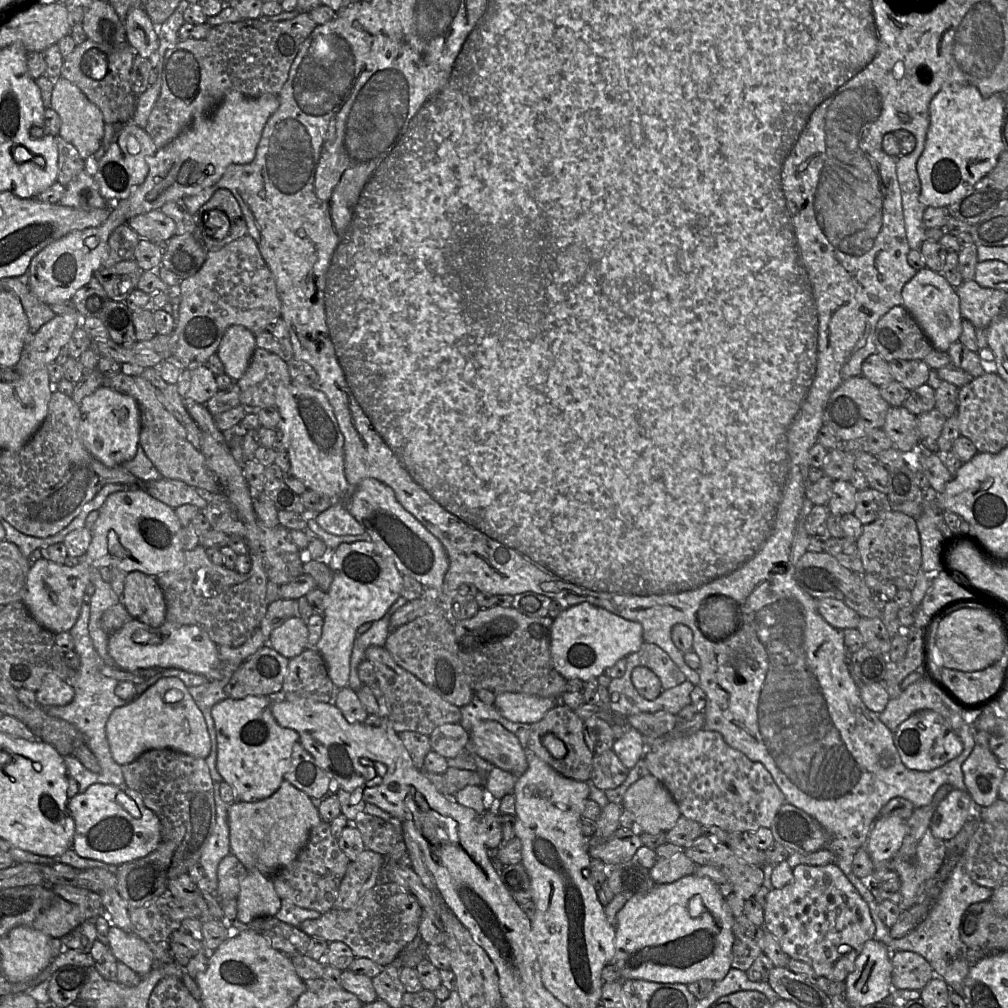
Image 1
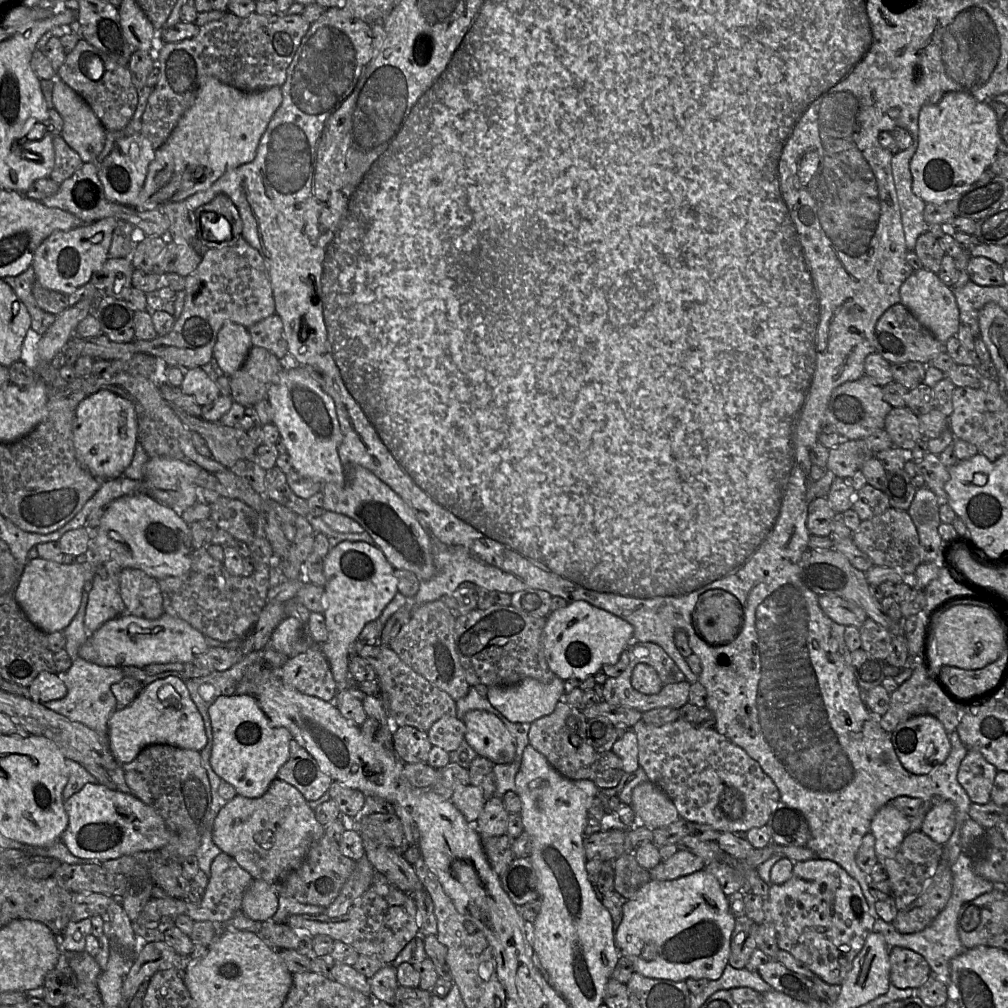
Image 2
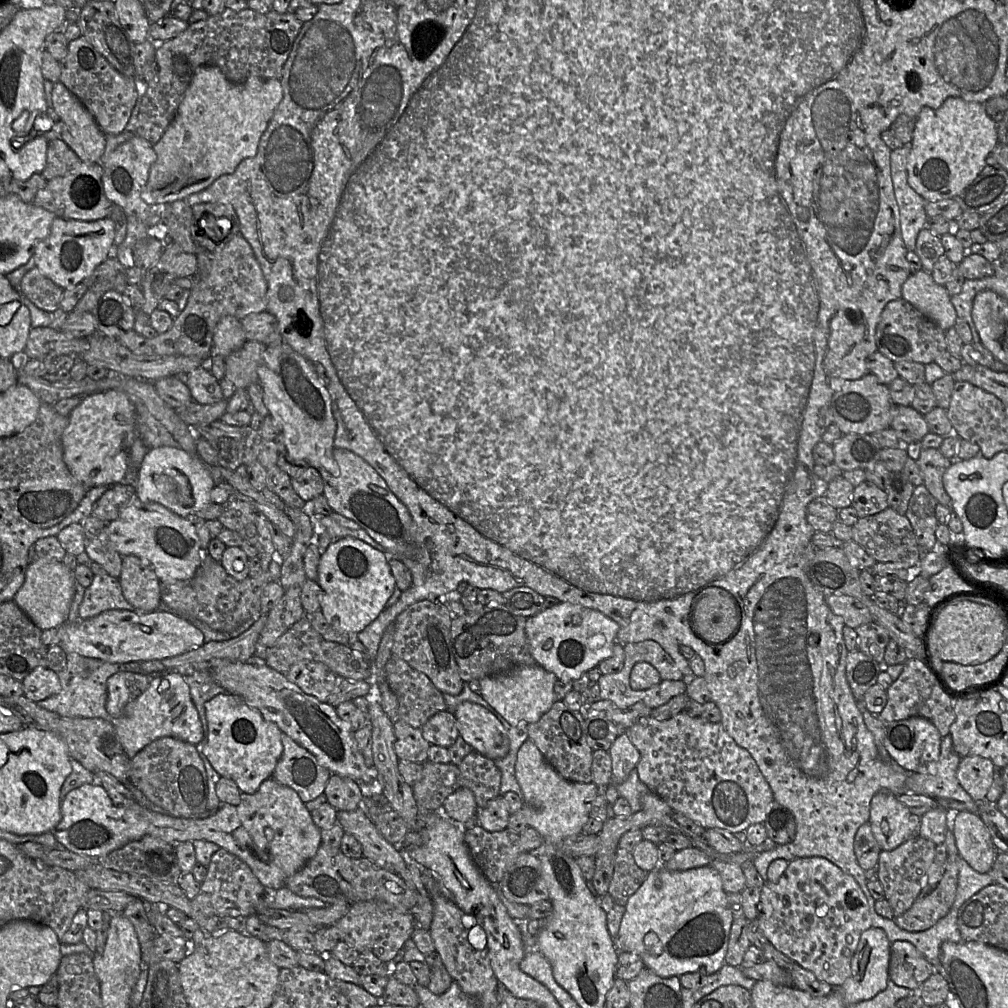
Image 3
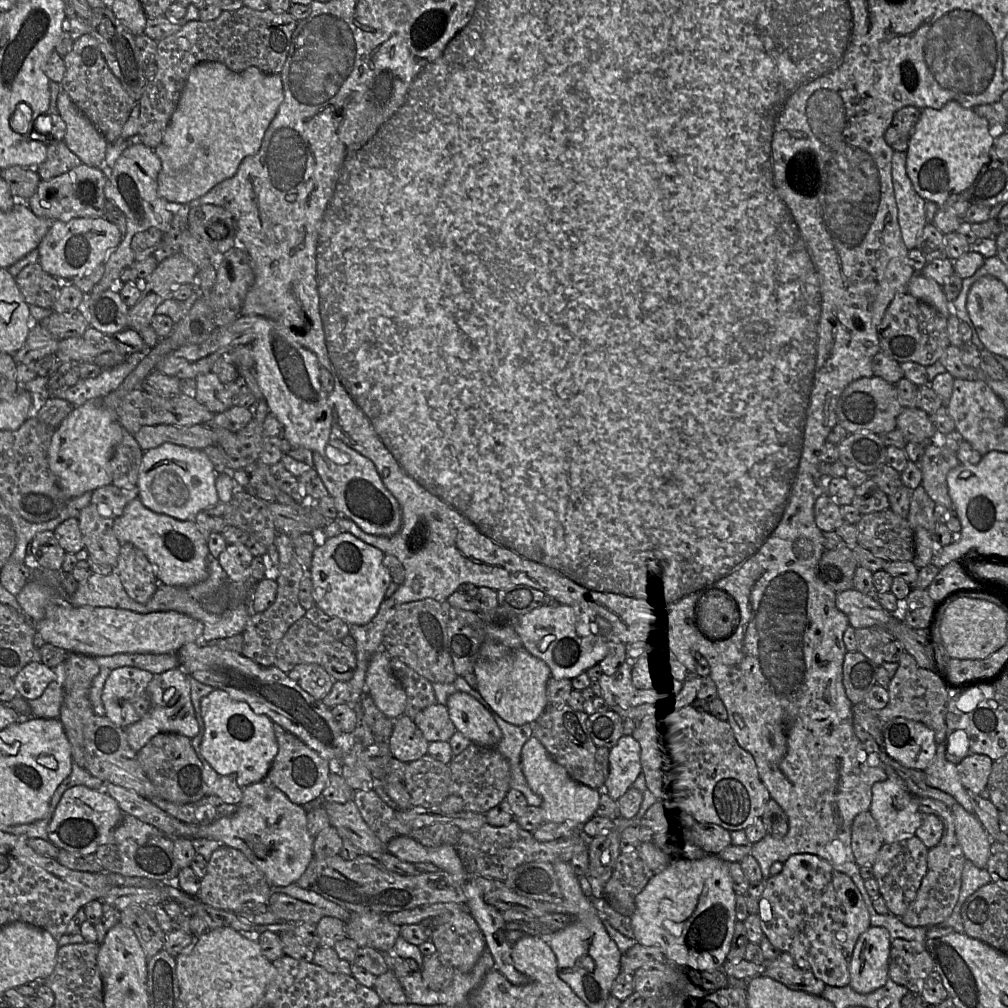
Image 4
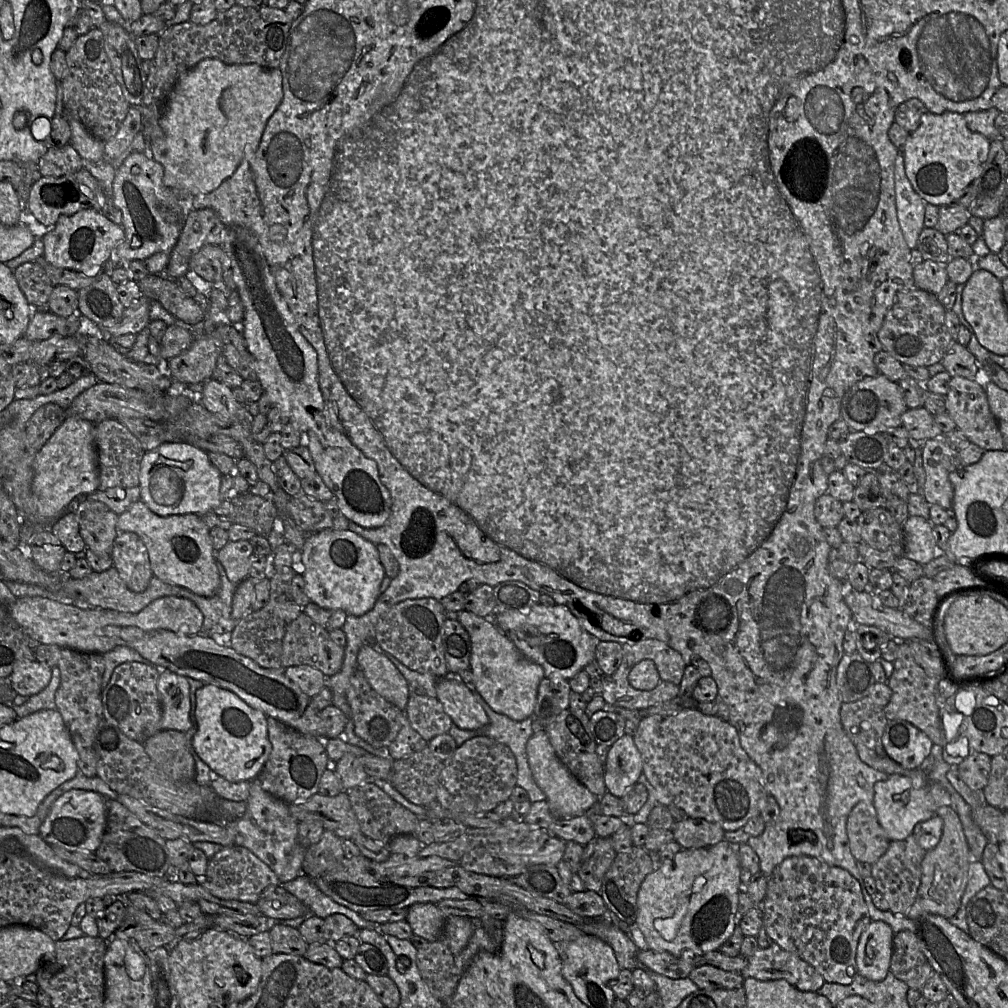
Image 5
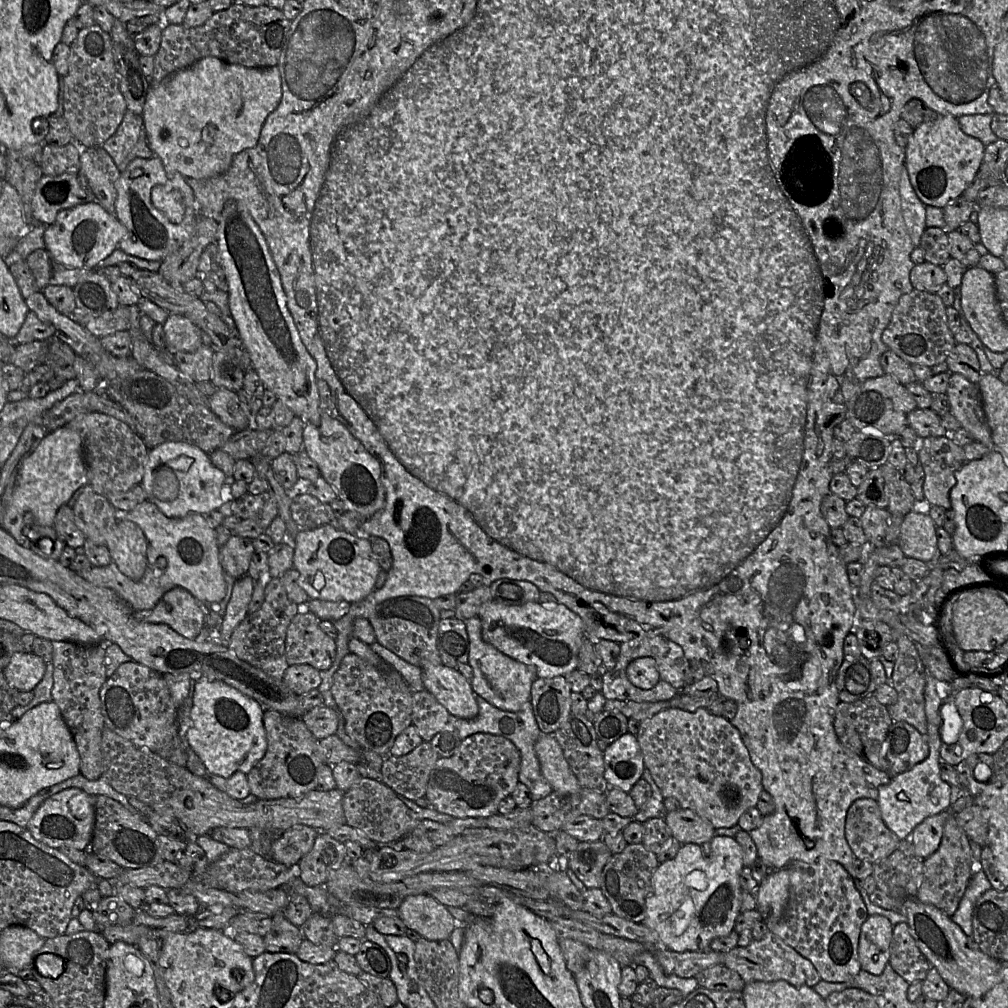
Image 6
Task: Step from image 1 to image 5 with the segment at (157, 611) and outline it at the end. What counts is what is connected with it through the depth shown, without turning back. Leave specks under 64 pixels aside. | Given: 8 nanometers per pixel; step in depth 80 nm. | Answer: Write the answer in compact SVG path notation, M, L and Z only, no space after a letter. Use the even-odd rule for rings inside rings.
M118 531L111 558L113 566L131 591L143 592L148 587L153 572L147 548L137 534Z

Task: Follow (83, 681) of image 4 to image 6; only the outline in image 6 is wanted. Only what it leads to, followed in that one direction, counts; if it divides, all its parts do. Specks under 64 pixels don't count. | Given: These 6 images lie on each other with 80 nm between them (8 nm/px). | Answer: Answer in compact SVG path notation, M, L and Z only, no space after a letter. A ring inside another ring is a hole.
M51 641L53 665L52 698L69 727L80 756L80 773L88 780L102 776L101 740L105 727L100 692L107 680L105 643L82 645L70 641Z

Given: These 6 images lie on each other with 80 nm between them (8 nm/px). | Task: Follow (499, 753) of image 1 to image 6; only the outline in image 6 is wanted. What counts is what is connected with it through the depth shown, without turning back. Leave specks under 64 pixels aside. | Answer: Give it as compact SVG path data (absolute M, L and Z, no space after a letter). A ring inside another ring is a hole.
M443 664L424 666L421 669L424 689L451 715L463 719L473 719L477 716L479 707L470 681L457 669Z

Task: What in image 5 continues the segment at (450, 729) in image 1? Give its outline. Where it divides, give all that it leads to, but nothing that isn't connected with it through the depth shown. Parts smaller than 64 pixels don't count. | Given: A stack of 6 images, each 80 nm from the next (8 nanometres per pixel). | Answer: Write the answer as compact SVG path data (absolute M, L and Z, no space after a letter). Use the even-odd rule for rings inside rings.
M411 693L405 714L412 728L427 742L434 737L448 733L453 722L436 697Z

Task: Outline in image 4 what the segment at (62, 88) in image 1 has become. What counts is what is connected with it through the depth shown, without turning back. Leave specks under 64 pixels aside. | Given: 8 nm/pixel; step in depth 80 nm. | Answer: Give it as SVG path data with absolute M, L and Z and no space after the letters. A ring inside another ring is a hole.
M62 88L56 104L58 112L66 124L64 143L78 156L82 164L100 168L108 147L104 136L81 113Z

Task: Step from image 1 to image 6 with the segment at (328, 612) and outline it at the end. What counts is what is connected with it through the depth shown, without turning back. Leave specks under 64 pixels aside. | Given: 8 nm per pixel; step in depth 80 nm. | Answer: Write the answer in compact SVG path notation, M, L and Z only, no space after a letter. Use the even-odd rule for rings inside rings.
M323 525L300 529L295 536L285 532L282 543L294 543L293 567L298 570L299 584L310 599L355 603L376 590L375 583L382 569L372 553L369 537Z

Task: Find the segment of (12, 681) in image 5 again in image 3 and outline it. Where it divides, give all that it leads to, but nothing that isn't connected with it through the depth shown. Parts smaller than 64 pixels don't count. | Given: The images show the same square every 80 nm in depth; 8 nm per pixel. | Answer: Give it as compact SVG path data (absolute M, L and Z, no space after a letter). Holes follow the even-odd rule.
M36 667L21 682L24 696L35 703L61 691L58 674L48 667Z

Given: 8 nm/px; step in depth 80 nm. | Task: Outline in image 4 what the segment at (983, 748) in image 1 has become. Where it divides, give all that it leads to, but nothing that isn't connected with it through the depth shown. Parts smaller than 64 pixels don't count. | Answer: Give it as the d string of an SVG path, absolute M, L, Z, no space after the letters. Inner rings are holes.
M972 754L957 765L960 781L964 788L976 795L986 789L994 761L987 755Z

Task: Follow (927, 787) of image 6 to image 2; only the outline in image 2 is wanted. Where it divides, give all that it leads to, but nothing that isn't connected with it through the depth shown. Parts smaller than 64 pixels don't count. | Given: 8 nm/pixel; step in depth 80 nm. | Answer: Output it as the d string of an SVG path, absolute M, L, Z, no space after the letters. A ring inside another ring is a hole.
M891 803L881 807L872 819L870 832L875 838L878 863L896 853L910 832L910 818Z

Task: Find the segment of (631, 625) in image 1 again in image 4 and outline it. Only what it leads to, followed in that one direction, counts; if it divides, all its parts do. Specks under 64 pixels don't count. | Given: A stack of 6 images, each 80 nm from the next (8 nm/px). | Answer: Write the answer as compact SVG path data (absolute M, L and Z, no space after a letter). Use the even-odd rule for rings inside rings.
M568 605L541 606L517 616L517 633L522 647L535 657L544 661L555 679L573 679L605 658L607 655L607 636L611 625L602 617L590 622L591 635L580 636L575 630L575 612Z

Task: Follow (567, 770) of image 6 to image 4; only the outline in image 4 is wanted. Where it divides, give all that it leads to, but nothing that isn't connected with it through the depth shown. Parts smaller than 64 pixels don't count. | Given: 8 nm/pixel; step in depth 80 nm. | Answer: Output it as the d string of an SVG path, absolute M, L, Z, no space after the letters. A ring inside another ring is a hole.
M533 735L522 747L521 768L531 790L542 799L540 806L543 822L569 822L580 828L595 815L601 790L590 788L575 781Z

